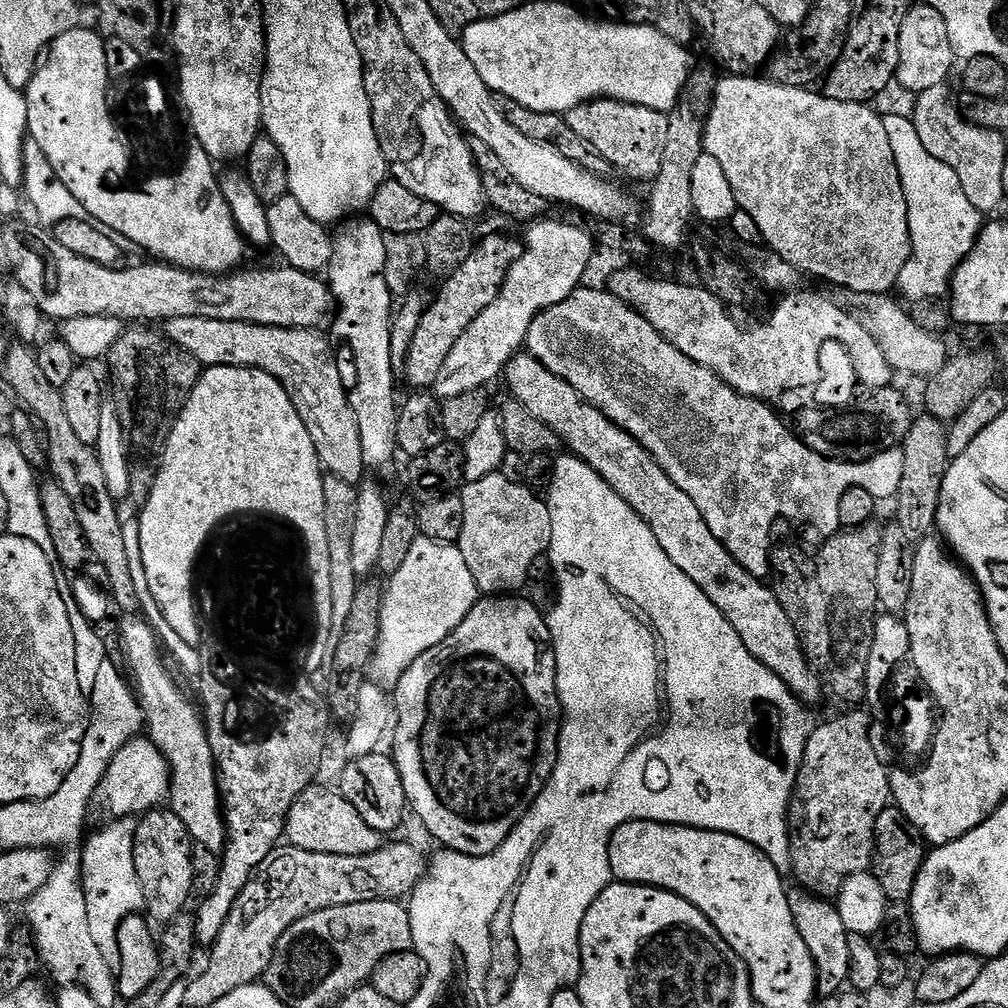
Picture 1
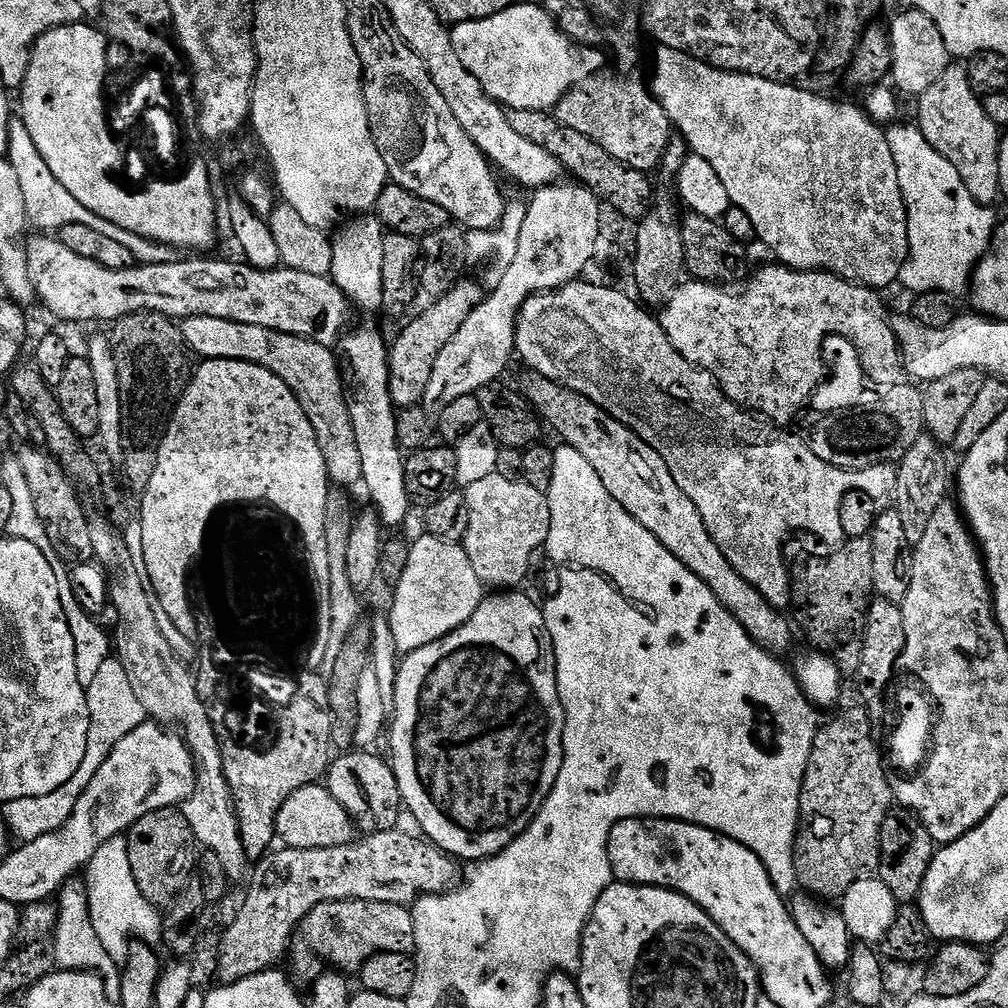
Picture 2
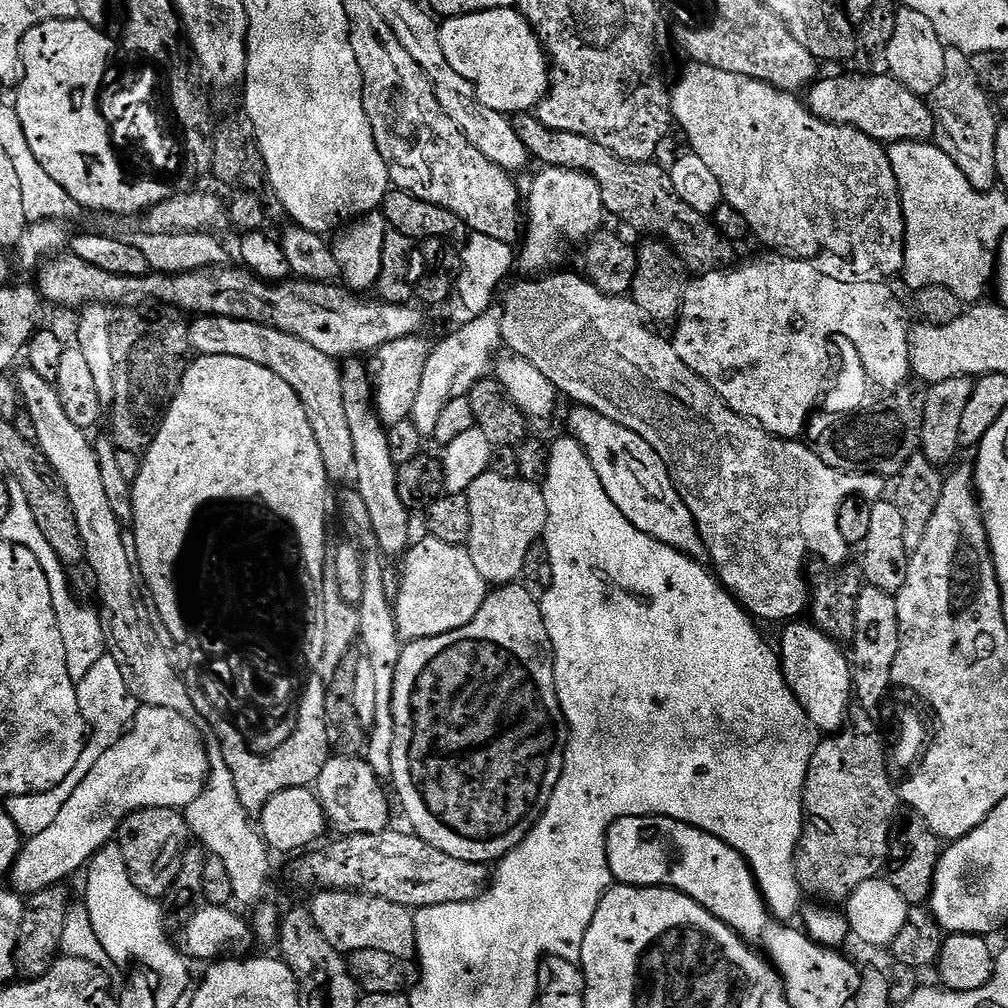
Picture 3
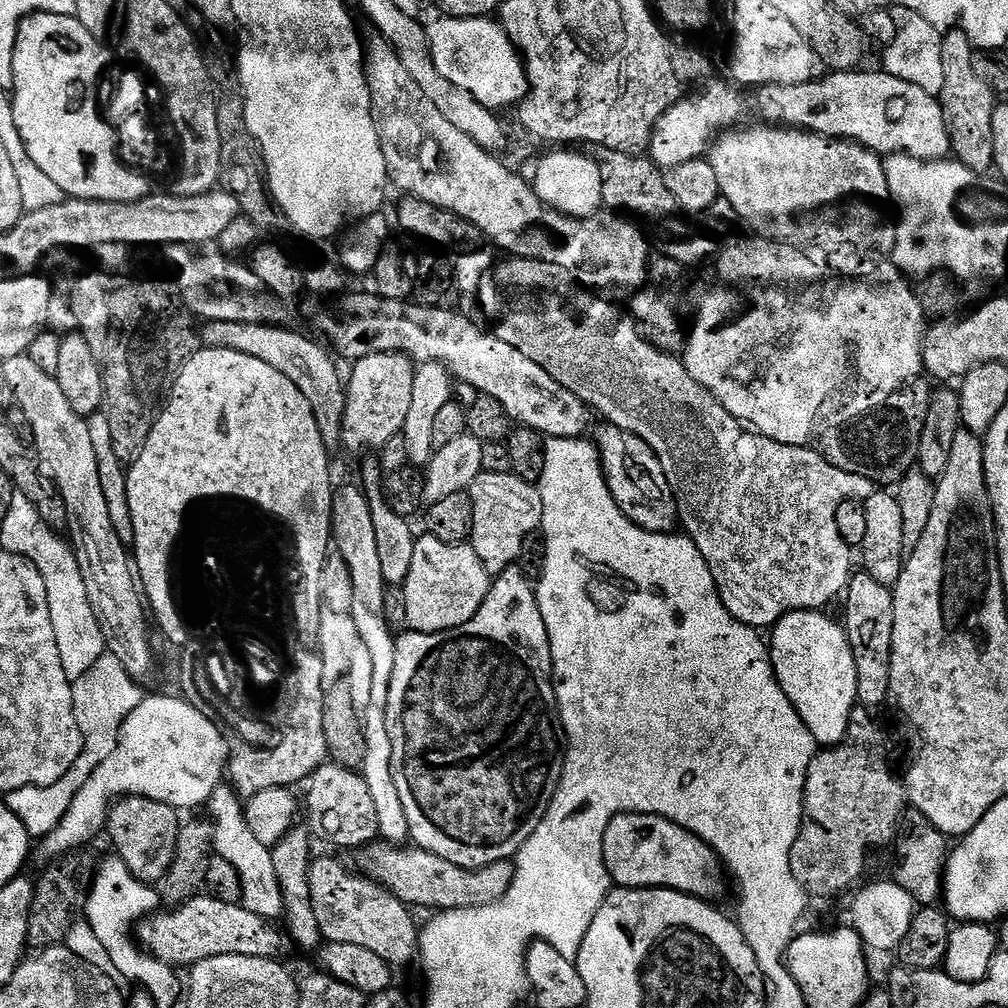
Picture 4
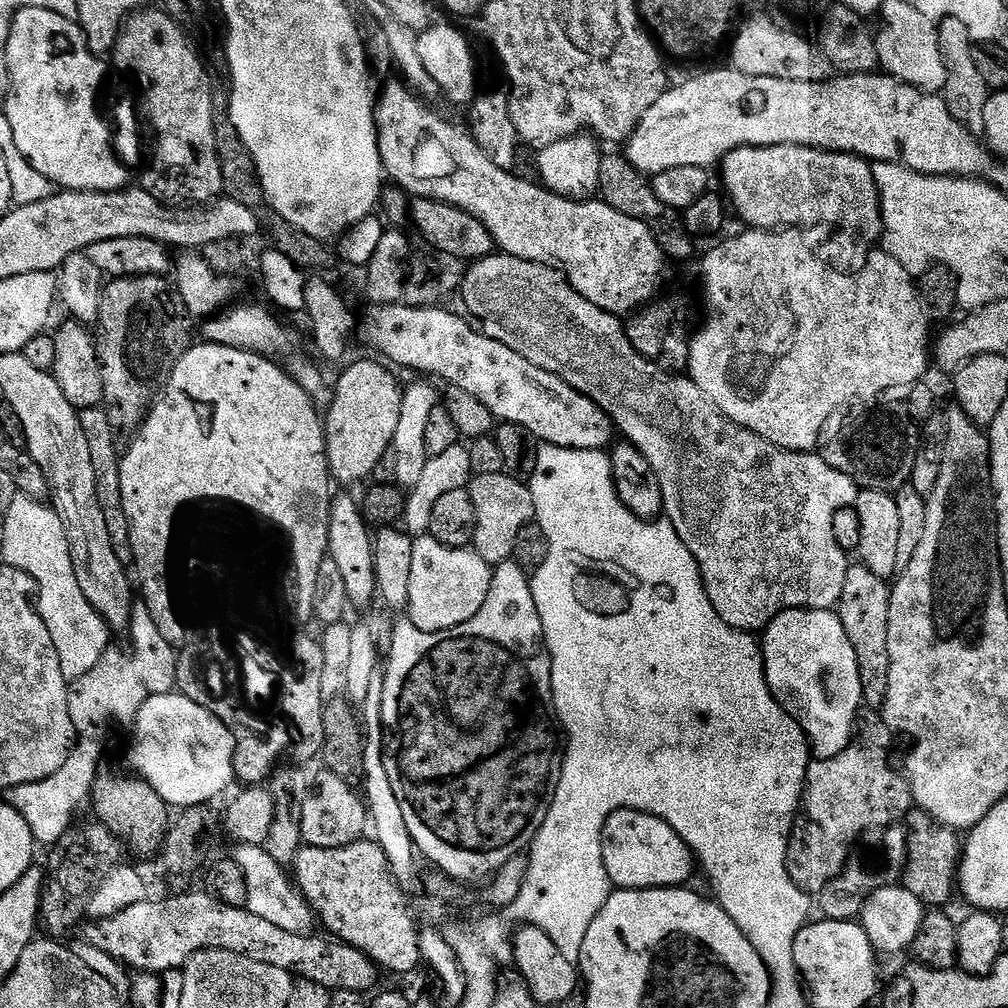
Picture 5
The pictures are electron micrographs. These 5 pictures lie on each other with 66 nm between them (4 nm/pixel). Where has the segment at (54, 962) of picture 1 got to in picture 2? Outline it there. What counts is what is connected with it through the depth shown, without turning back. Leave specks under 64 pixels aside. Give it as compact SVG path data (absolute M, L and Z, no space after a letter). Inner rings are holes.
M83 879L68 880L58 893L60 908L56 912L56 930L50 944L50 951L55 963L61 969L73 972L93 972L106 986L106 994L114 1001L119 1001L122 994L120 974L121 965L104 949L98 934L94 930L94 922L90 918L88 905L88 885Z

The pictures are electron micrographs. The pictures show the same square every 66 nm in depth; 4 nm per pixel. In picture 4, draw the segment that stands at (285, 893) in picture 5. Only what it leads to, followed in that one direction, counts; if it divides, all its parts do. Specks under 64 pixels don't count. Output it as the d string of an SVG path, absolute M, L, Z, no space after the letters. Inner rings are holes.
M221 786L214 790L206 805L207 819L213 824L212 847L215 855L226 858L226 862L230 862L230 866L234 866L238 872L242 888L240 903L244 908L250 910L250 914L275 921L284 915L284 899L278 886L278 874L274 874L272 850L254 838L244 817L244 810L245 805L233 787Z

